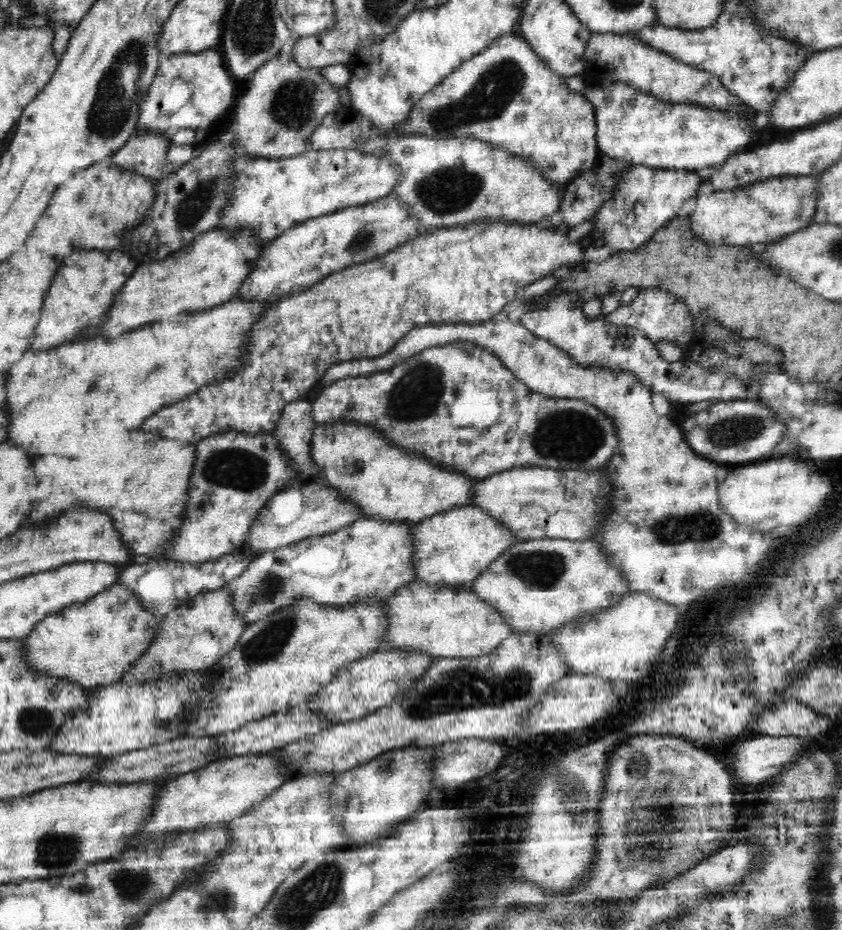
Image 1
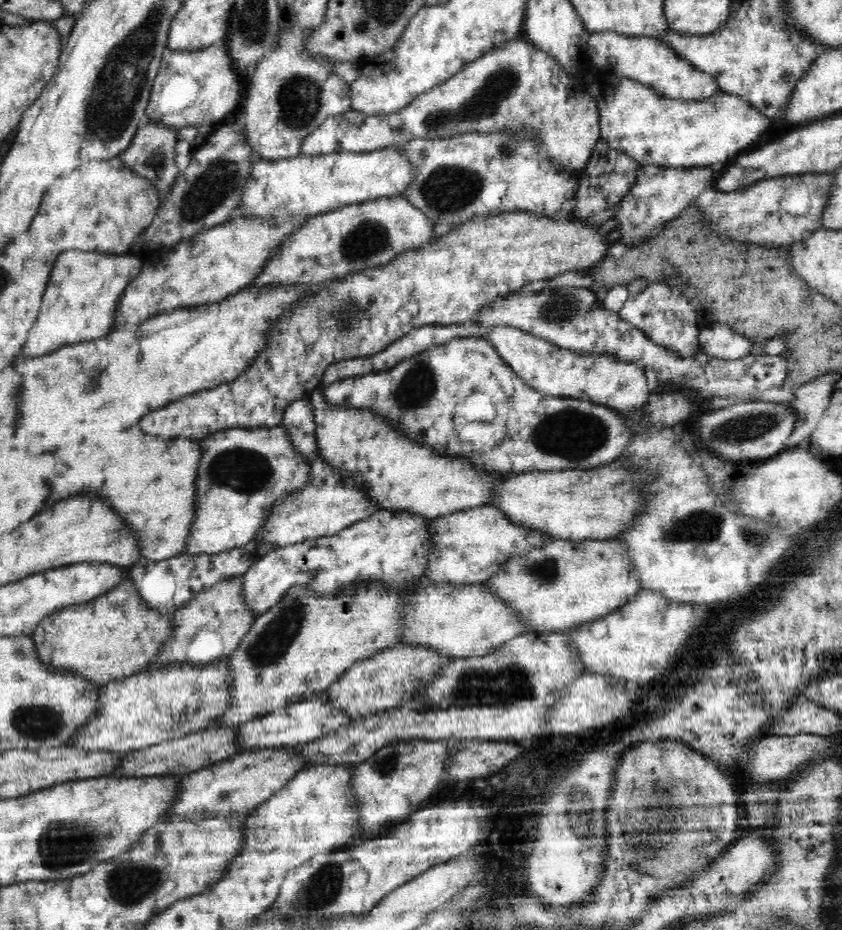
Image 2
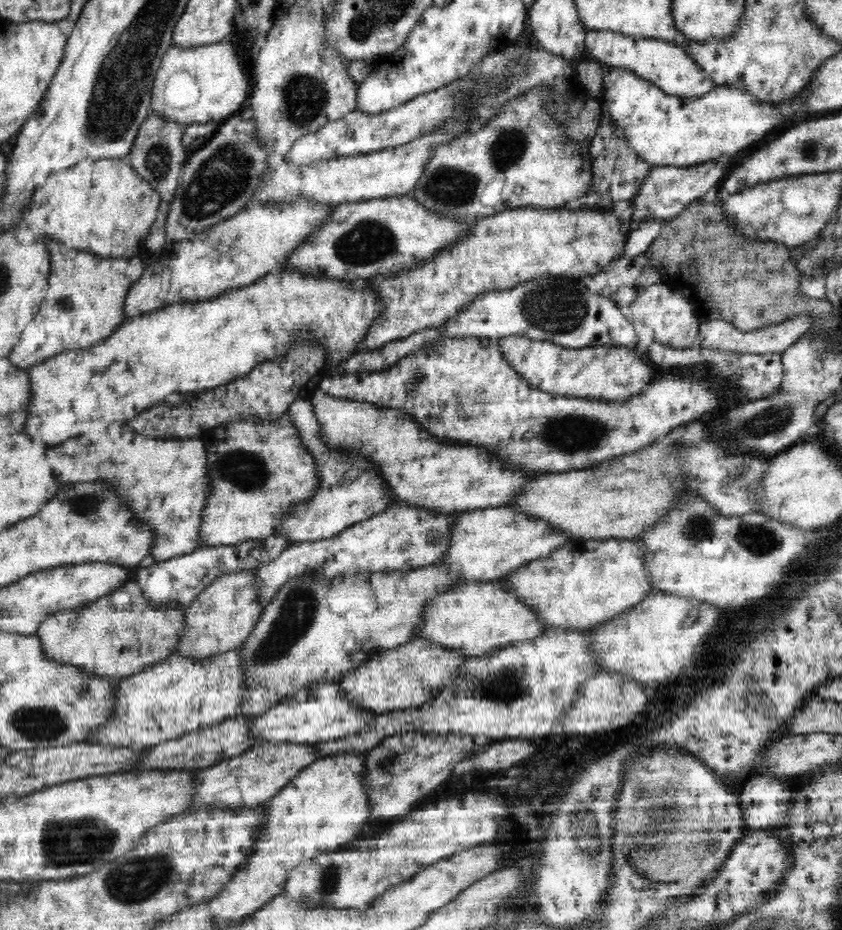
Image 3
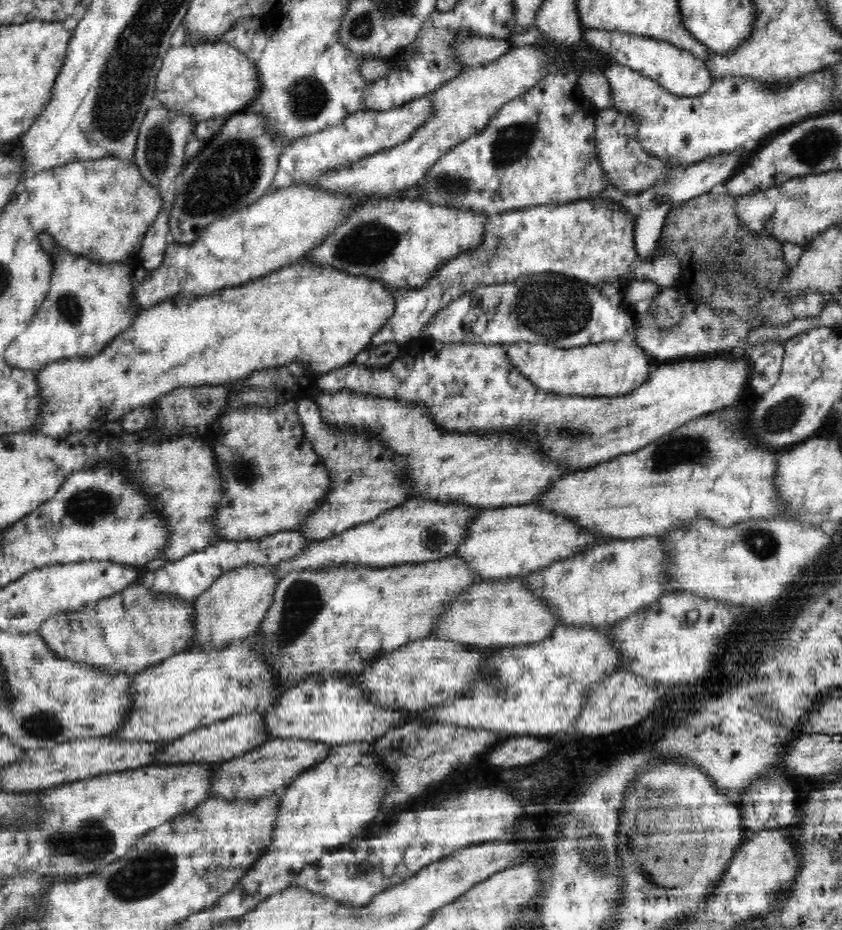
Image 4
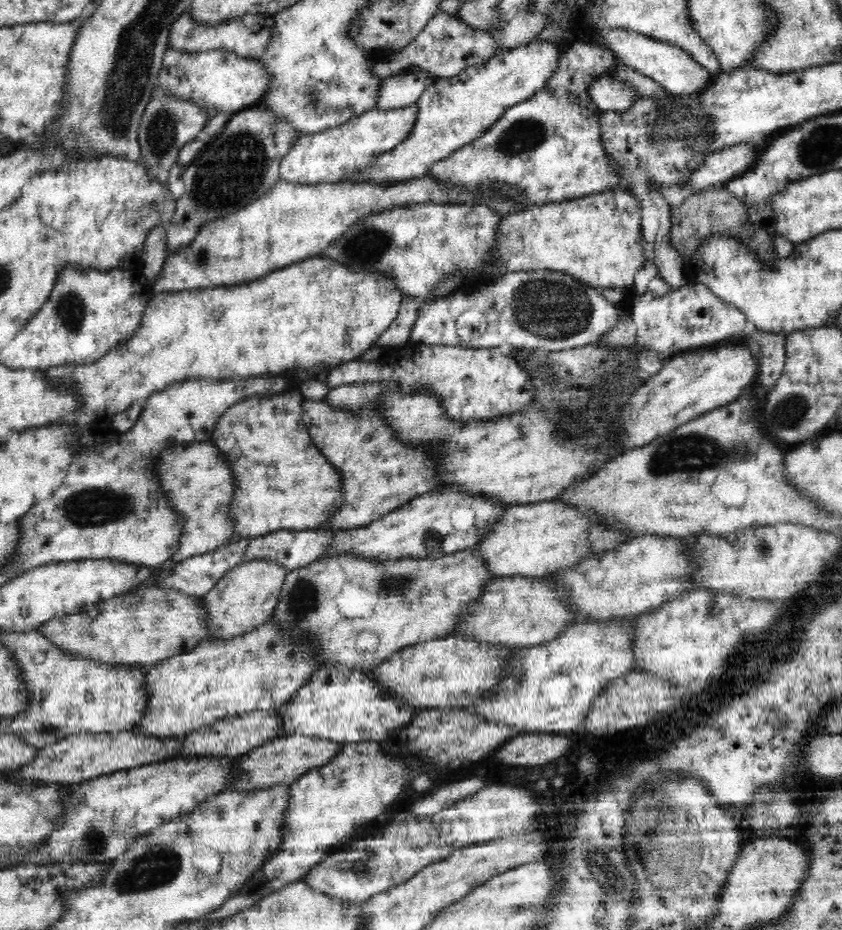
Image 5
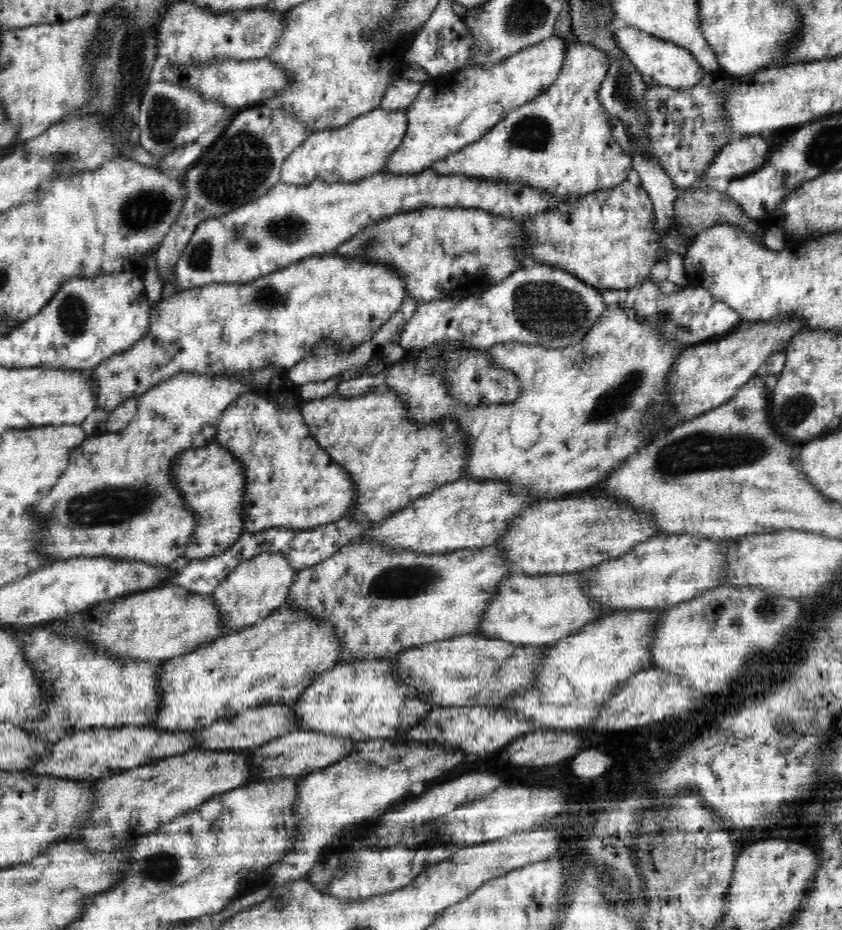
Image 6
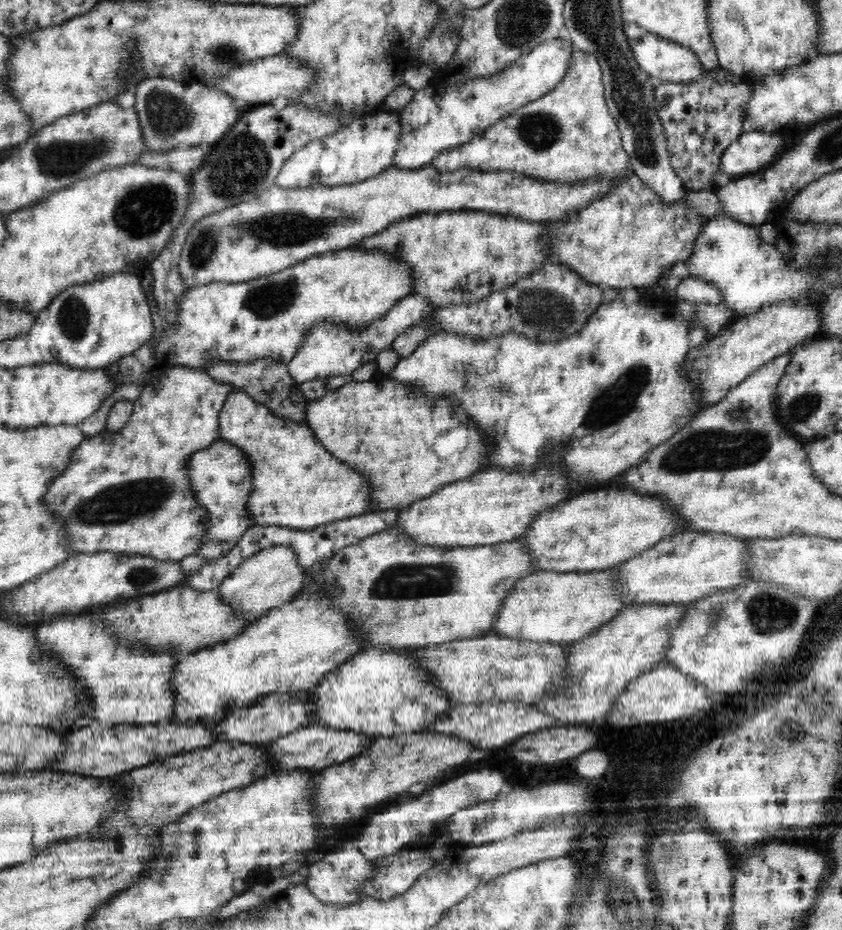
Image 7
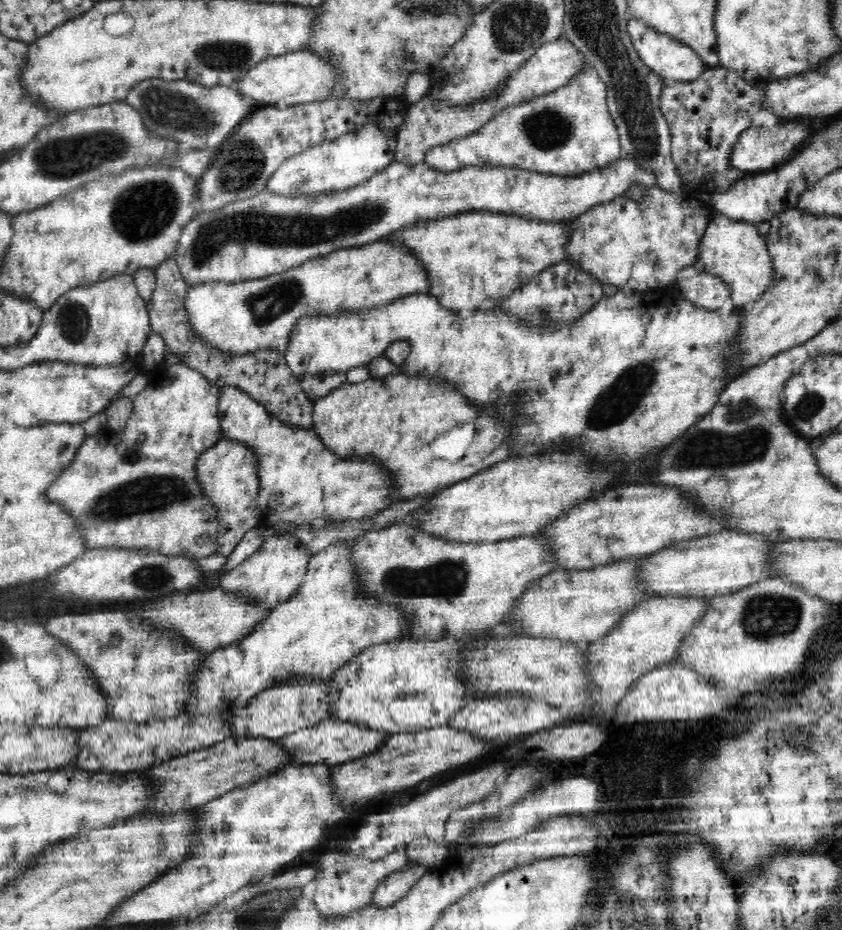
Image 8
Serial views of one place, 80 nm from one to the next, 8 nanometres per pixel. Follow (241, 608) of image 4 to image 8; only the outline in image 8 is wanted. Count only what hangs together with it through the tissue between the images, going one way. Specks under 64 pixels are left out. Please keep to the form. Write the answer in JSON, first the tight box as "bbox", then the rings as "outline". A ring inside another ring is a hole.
{"bbox":[218,535,311,609],"outline":[[[294,535],[270,536],[252,556],[248,556],[242,564],[220,576],[218,584],[226,592],[251,594],[249,598],[258,606],[273,609],[286,602],[304,582],[311,556],[307,544],[300,542]]]}

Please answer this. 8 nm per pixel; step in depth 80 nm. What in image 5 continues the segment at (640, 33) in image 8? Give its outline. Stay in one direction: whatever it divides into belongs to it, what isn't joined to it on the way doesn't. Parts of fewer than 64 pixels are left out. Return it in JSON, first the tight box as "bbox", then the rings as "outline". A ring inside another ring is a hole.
{"bbox":[602,28,712,94],"outline":[[[622,28],[607,30],[602,33],[602,36],[605,38],[606,46],[616,55],[618,64],[650,76],[669,94],[690,94],[700,89],[707,89],[712,83],[711,74],[708,70],[695,62],[690,54],[671,43],[658,41],[638,32]]]}

